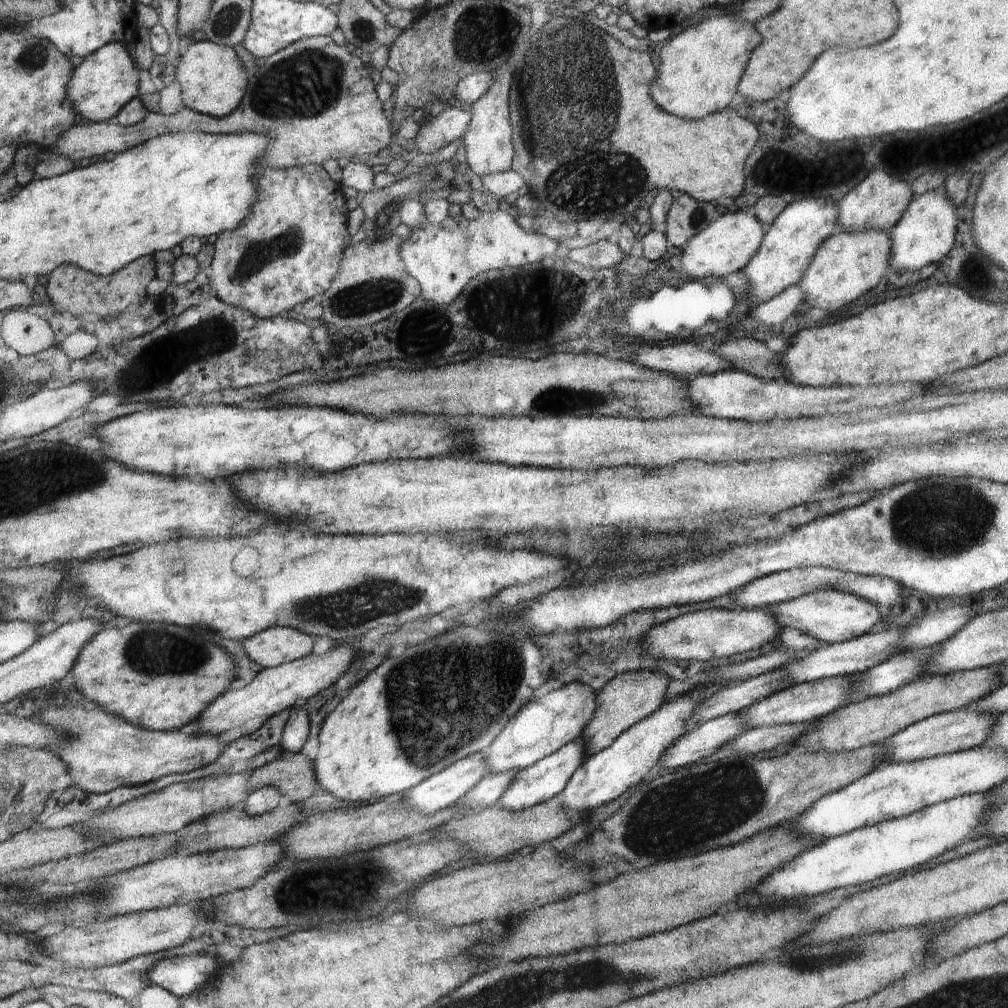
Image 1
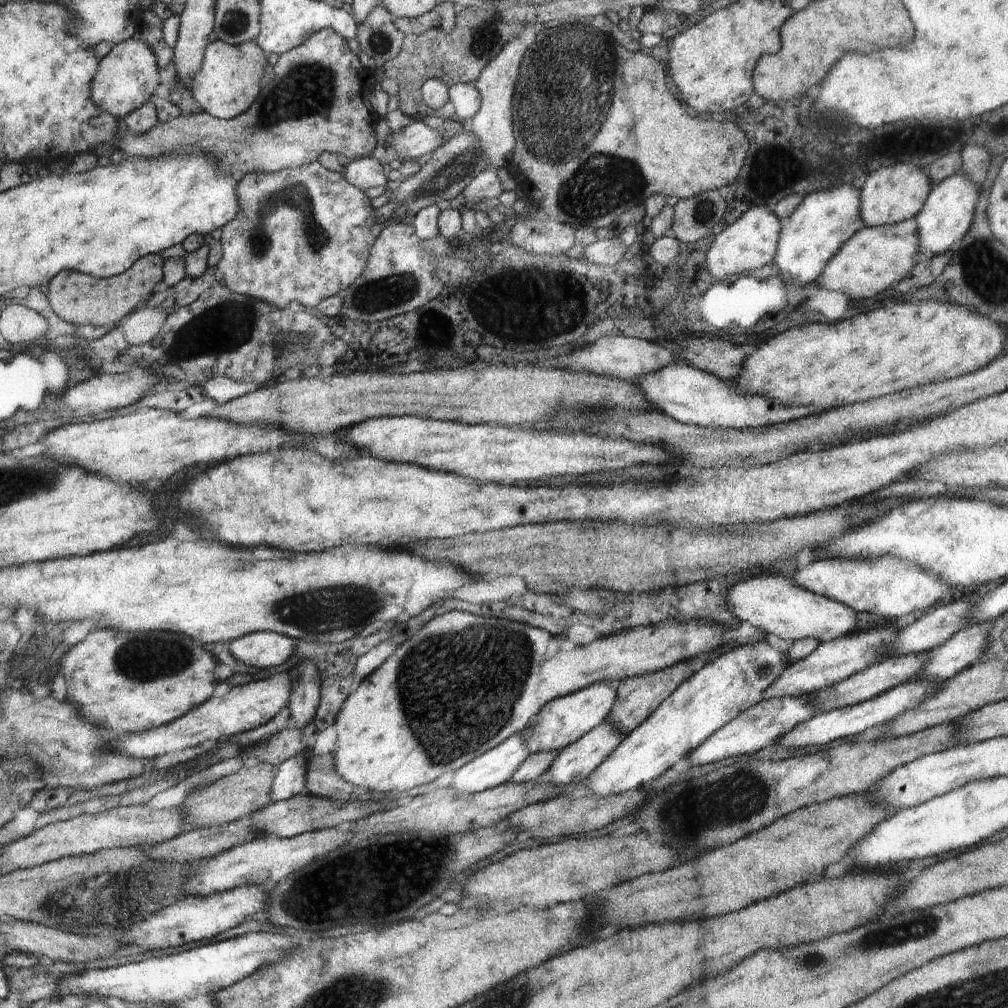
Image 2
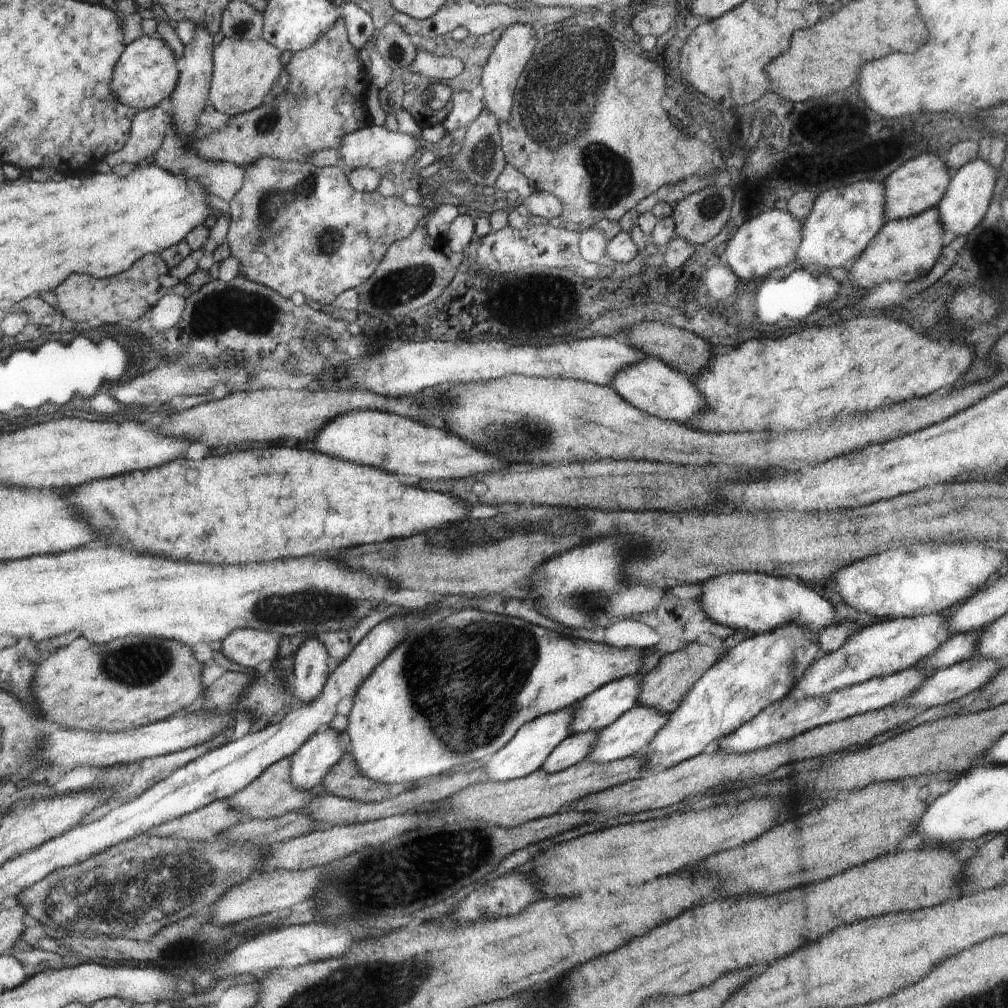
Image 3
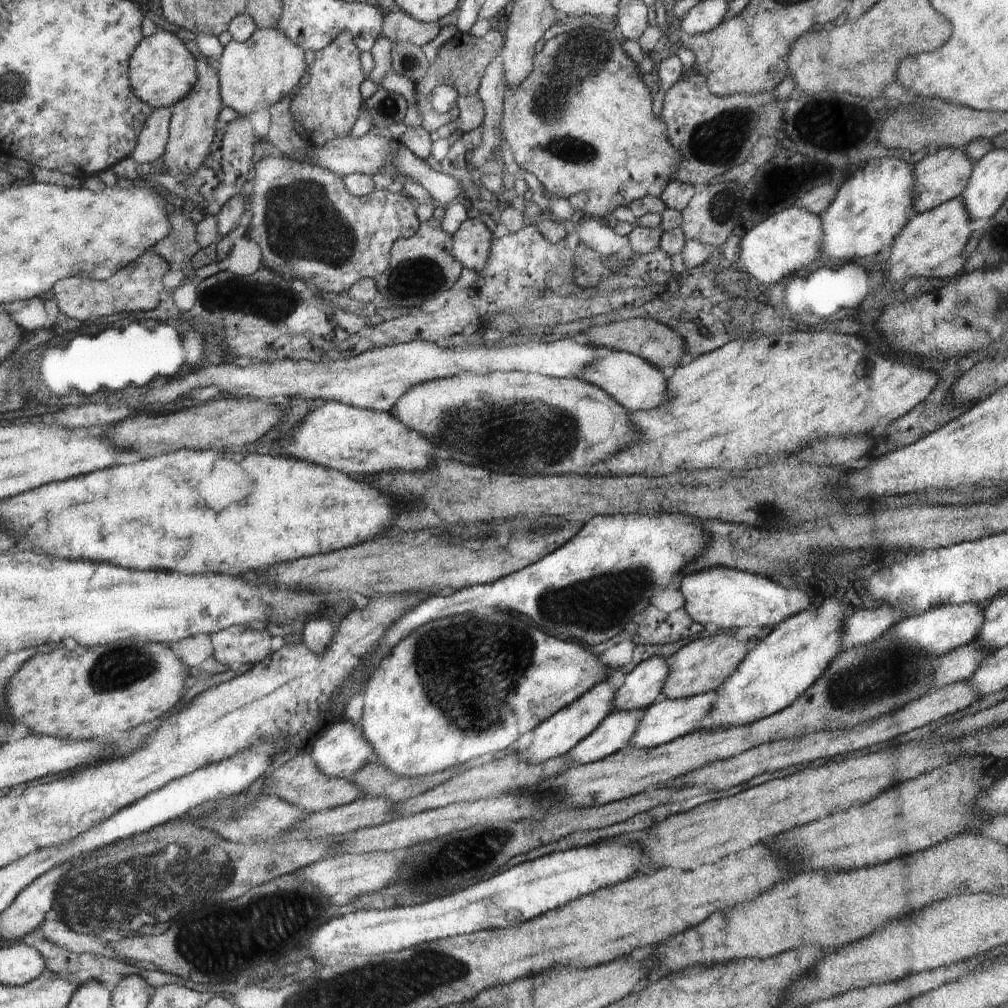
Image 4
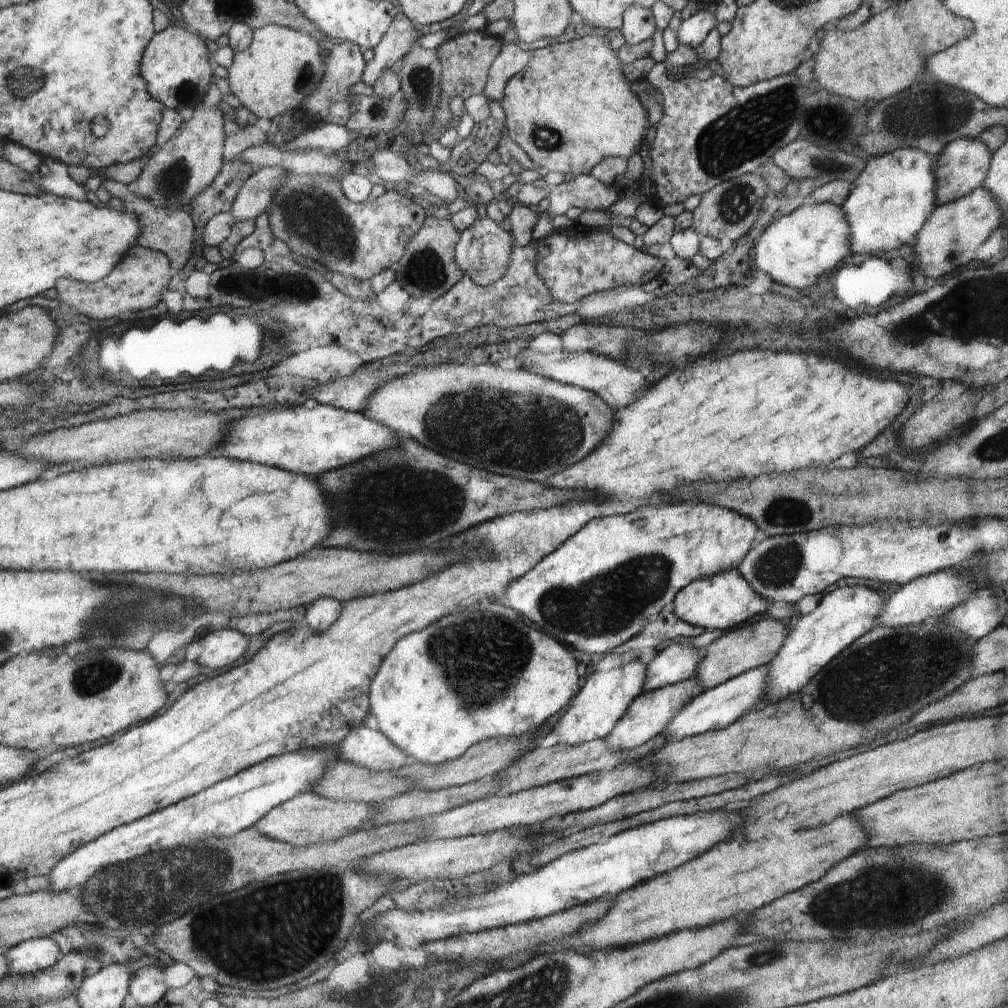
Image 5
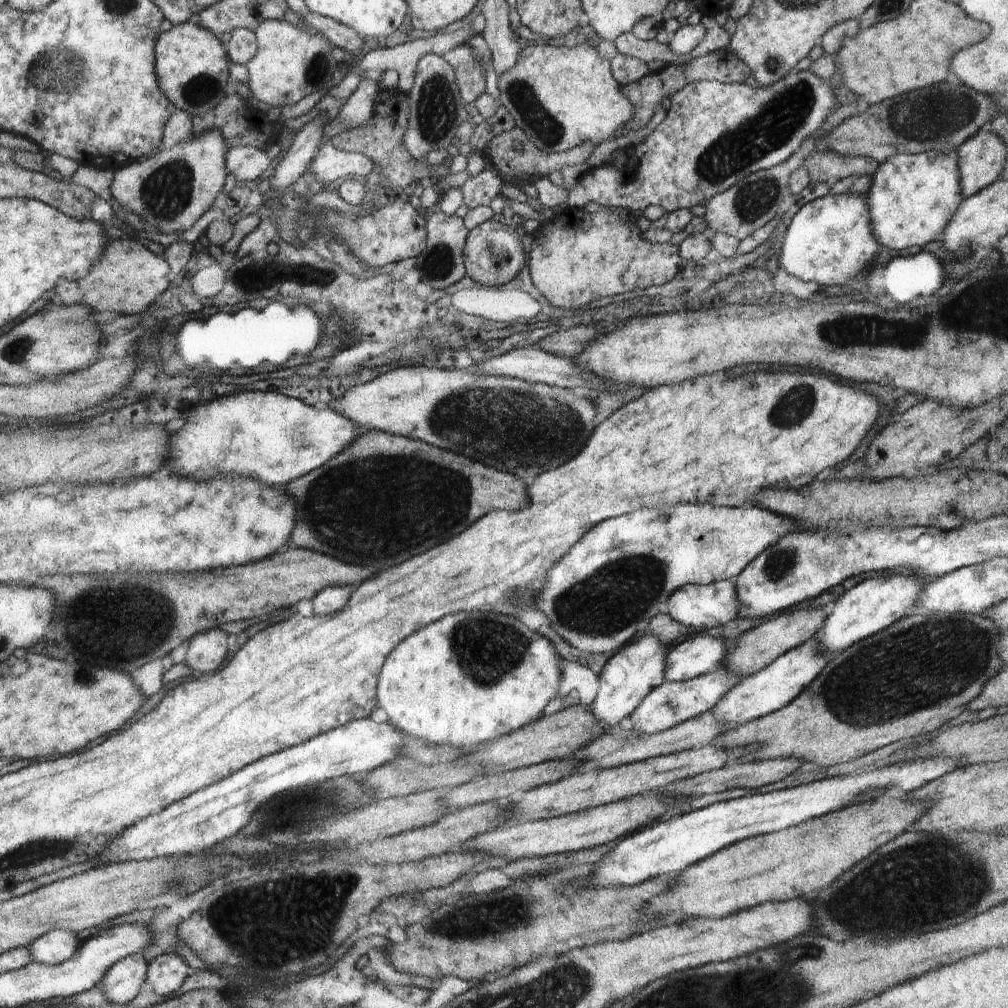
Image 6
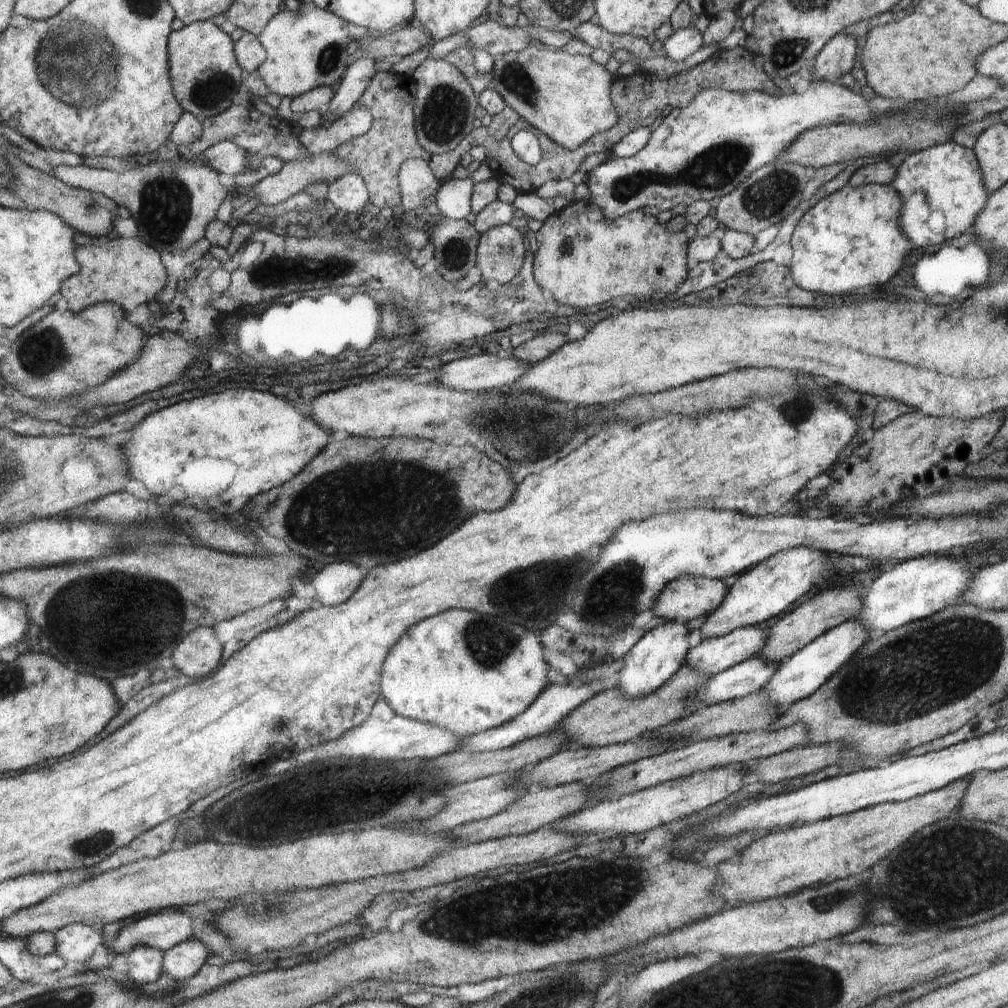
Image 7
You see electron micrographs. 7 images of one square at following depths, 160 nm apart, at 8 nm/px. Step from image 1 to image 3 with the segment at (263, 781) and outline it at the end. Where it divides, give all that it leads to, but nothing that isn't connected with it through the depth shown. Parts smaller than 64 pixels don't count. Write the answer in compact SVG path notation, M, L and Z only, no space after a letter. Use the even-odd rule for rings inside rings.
M350 751L325 775L321 786L330 794L363 803L392 798L386 783L373 781L361 773Z

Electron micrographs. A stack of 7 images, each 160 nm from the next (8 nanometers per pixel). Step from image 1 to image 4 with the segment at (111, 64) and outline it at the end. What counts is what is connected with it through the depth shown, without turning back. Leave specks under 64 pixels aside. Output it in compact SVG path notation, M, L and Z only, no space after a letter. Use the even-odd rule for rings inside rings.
M166 31L155 32L140 44L140 52L136 52L136 60L132 60L132 84L136 84L136 92L148 100L152 108L159 106L175 106L180 103L196 84L196 60L184 46L184 42L176 33Z

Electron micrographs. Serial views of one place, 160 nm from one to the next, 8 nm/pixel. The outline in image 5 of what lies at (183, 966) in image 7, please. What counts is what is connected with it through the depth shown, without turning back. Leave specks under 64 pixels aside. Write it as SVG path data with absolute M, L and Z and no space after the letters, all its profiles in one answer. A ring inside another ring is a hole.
M165 964L139 968L129 982L129 994L141 1007L158 1002L166 993Z

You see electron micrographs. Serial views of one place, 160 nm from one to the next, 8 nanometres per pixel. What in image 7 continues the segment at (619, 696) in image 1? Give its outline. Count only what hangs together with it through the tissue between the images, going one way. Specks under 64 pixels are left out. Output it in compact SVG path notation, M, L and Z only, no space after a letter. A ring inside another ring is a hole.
M849 585L840 586L840 588L819 589L815 595L768 628L767 646L761 651L760 656L778 663L794 655L796 651L806 647L808 643L812 643L820 635L838 627L839 624L856 620L859 612L863 610L859 591L859 586Z

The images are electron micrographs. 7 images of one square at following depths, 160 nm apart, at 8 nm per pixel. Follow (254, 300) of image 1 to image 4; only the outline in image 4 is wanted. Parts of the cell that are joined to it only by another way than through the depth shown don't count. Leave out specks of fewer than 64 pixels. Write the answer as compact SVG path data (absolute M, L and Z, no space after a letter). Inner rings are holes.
M266 154L266 156L259 160L255 160L254 168L256 170L256 178L248 184L248 220L244 225L247 226L246 236L252 241L256 242L259 250L262 252L263 263L270 268L280 268L280 266L290 266L290 274L296 272L298 278L306 280L306 282L312 282L314 286L318 288L313 288L316 292L327 293L341 293L348 292L351 287L356 283L359 283L361 279L370 278L375 279L376 276L383 275L385 271L389 268L391 264L391 249L394 245L403 238L409 238L415 236L415 233L419 231L418 229L418 218L416 218L416 206L410 198L402 198L403 194L392 194L387 189L385 190L375 190L372 195L364 196L363 198L355 198L351 196L350 192L346 188L346 184L343 180L344 177L337 176L335 173L330 172L330 170L321 168L320 166L313 165L312 163L297 161L295 159L290 159L279 154Z

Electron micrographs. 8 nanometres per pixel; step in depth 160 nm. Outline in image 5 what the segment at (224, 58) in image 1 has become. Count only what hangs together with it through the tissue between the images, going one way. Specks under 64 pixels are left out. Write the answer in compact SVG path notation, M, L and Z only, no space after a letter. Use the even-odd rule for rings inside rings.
M269 24L254 30L254 40L247 51L234 52L227 79L232 94L242 102L243 106L249 108L259 118L272 120L286 110L296 109L310 92L316 92L326 70L326 58L320 60L320 48L318 44L314 44L308 33Z

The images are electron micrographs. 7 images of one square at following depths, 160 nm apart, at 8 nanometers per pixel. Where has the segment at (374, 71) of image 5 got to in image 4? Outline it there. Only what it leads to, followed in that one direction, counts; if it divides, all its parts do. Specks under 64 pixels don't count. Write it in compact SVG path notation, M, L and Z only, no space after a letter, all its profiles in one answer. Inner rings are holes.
M396 8L384 20L383 34L391 43L409 41L422 48L435 40L440 30L438 22L422 23Z

